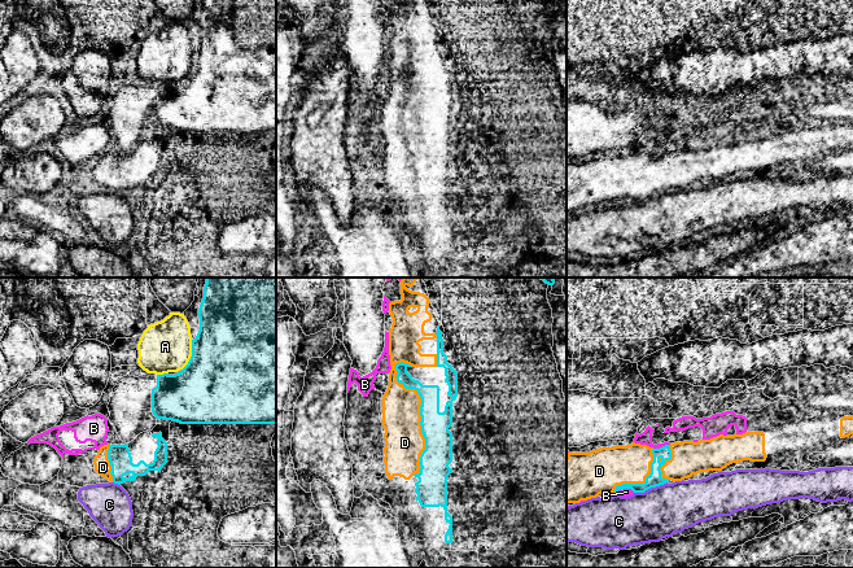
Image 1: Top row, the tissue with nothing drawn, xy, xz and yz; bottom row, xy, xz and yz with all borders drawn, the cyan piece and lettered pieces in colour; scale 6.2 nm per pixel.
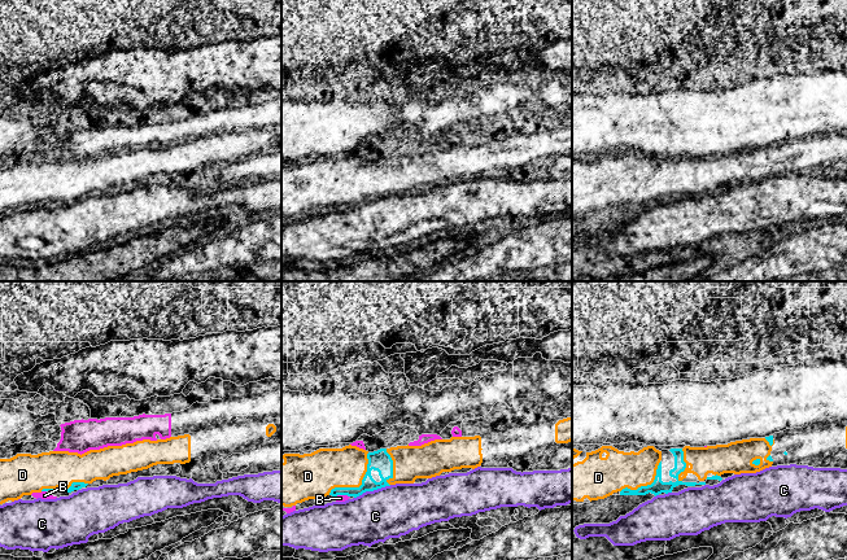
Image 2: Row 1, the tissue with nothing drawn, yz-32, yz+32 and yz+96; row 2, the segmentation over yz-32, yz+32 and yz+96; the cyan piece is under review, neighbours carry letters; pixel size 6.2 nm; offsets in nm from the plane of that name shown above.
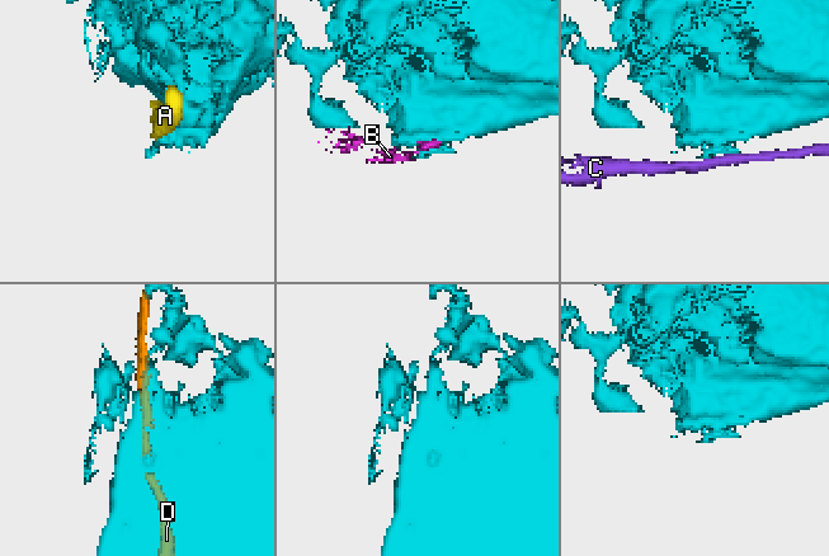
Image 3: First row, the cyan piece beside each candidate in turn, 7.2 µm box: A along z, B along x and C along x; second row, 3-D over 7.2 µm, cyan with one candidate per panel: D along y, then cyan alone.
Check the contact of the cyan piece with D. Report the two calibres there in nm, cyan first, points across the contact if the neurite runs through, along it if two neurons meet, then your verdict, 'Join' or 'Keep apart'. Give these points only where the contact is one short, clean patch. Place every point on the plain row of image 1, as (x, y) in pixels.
Thickness 180 nm (cyan) against 240 nm. Keep apart

